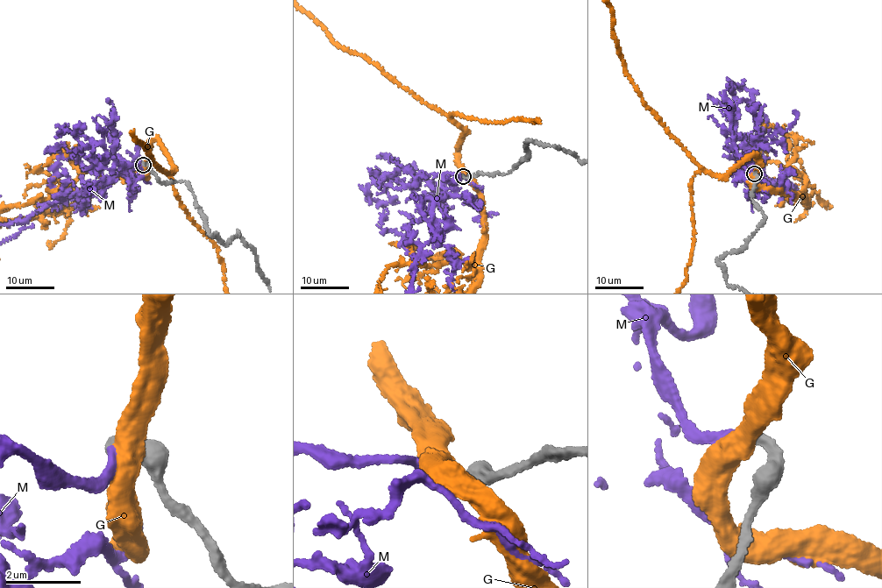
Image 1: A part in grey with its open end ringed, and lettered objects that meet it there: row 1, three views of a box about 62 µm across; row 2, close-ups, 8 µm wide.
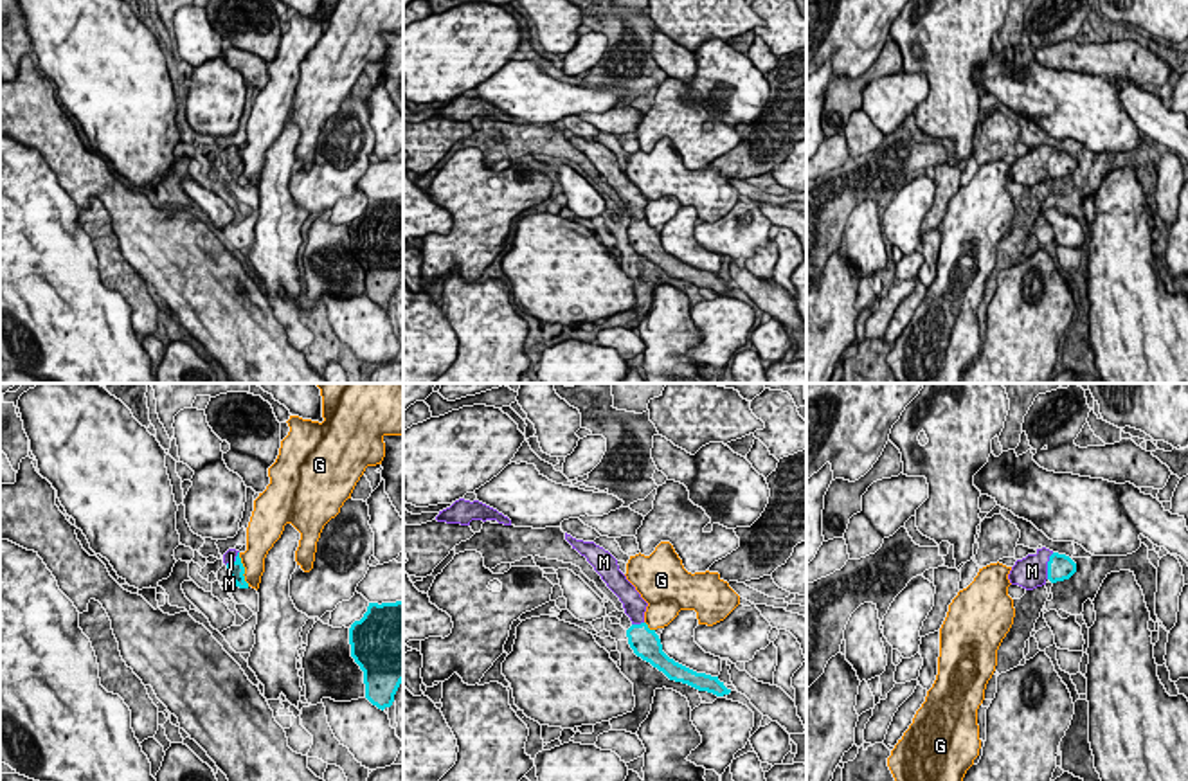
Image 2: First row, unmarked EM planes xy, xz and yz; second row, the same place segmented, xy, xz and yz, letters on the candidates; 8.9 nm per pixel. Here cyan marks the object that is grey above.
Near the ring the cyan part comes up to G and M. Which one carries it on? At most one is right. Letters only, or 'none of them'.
M

